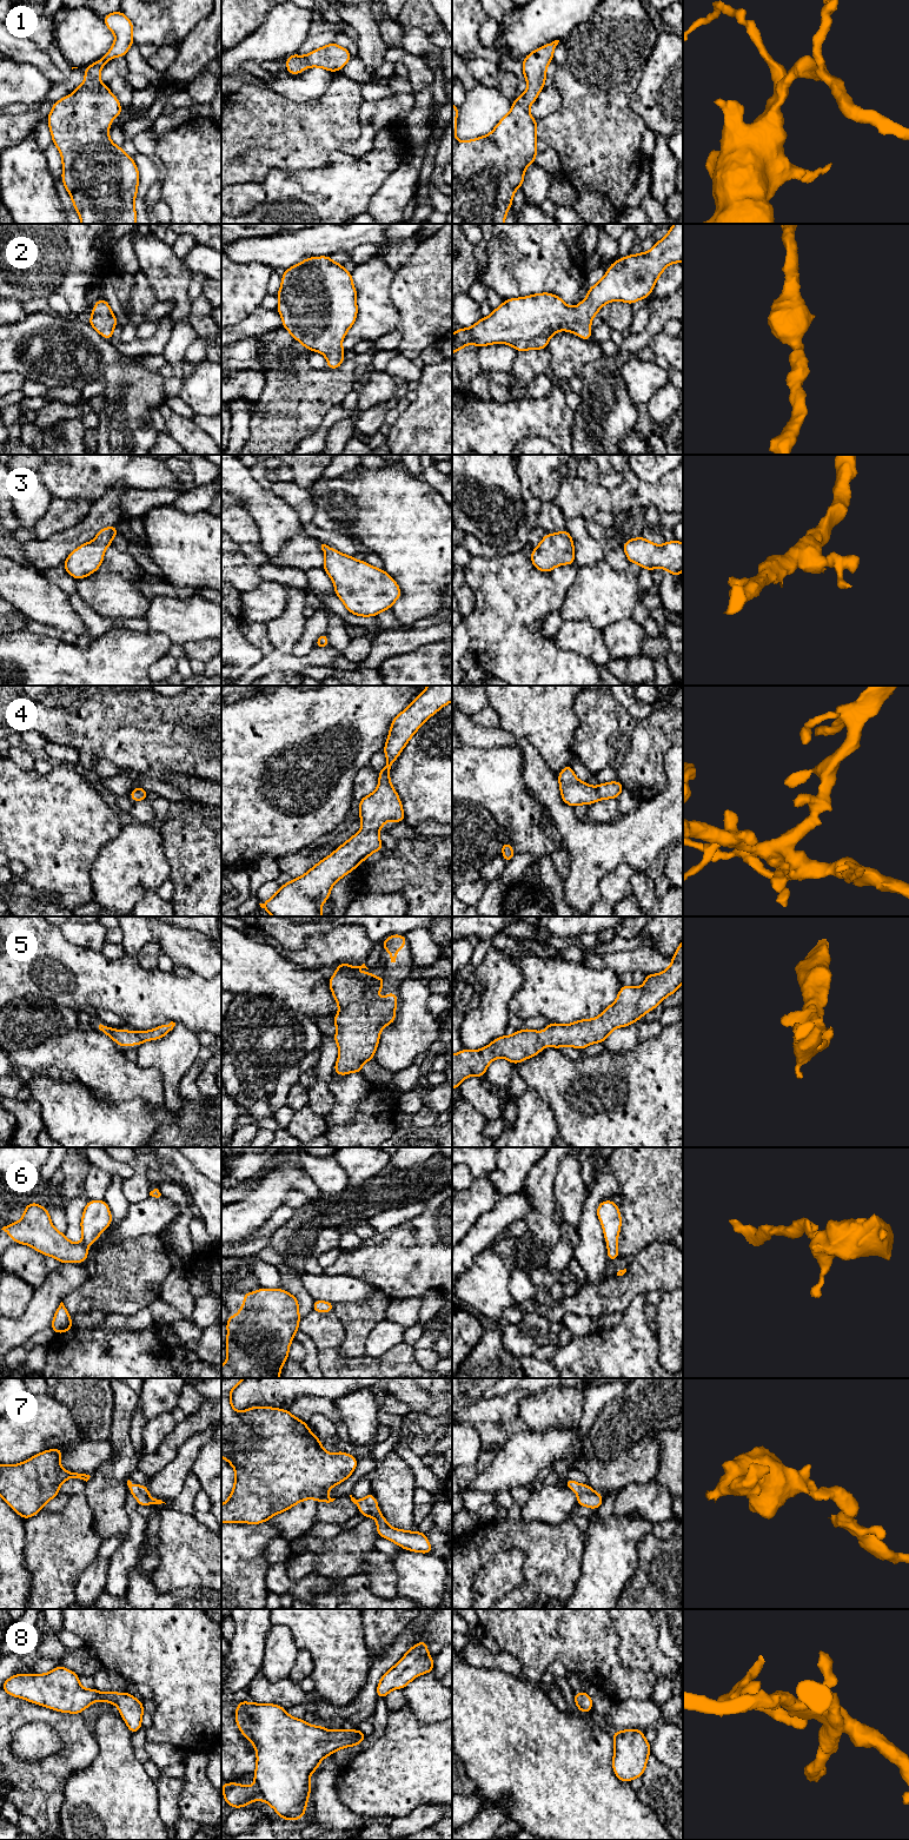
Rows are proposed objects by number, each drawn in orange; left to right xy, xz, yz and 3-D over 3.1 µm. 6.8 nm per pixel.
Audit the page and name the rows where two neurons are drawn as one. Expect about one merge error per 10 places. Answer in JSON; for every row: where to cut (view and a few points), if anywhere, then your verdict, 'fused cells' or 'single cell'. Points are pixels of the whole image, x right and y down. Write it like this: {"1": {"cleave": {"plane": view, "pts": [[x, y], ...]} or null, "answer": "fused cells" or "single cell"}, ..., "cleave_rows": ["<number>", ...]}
{"1": {"cleave": null, "answer": "single cell"}, "2": {"cleave": null, "answer": "single cell"}, "3": {"cleave": null, "answer": "single cell"}, "4": {"cleave": null, "answer": "single cell"}, "5": {"cleave": null, "answer": "single cell"}, "6": {"cleave": null, "answer": "single cell"}, "7": {"cleave": null, "answer": "single cell"}, "8": {"cleave": null, "answer": "single cell"}, "cleave_rows": []}

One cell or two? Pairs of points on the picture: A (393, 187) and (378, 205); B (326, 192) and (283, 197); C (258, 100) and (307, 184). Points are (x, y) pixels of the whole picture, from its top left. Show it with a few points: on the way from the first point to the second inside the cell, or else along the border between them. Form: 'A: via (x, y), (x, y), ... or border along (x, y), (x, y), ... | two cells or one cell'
A: via (390, 192), (383, 200) | one cell
B: via (316, 197), (293, 197) | one cell
C: border along (326, 165), (319, 169), (271, 170) | two cells

